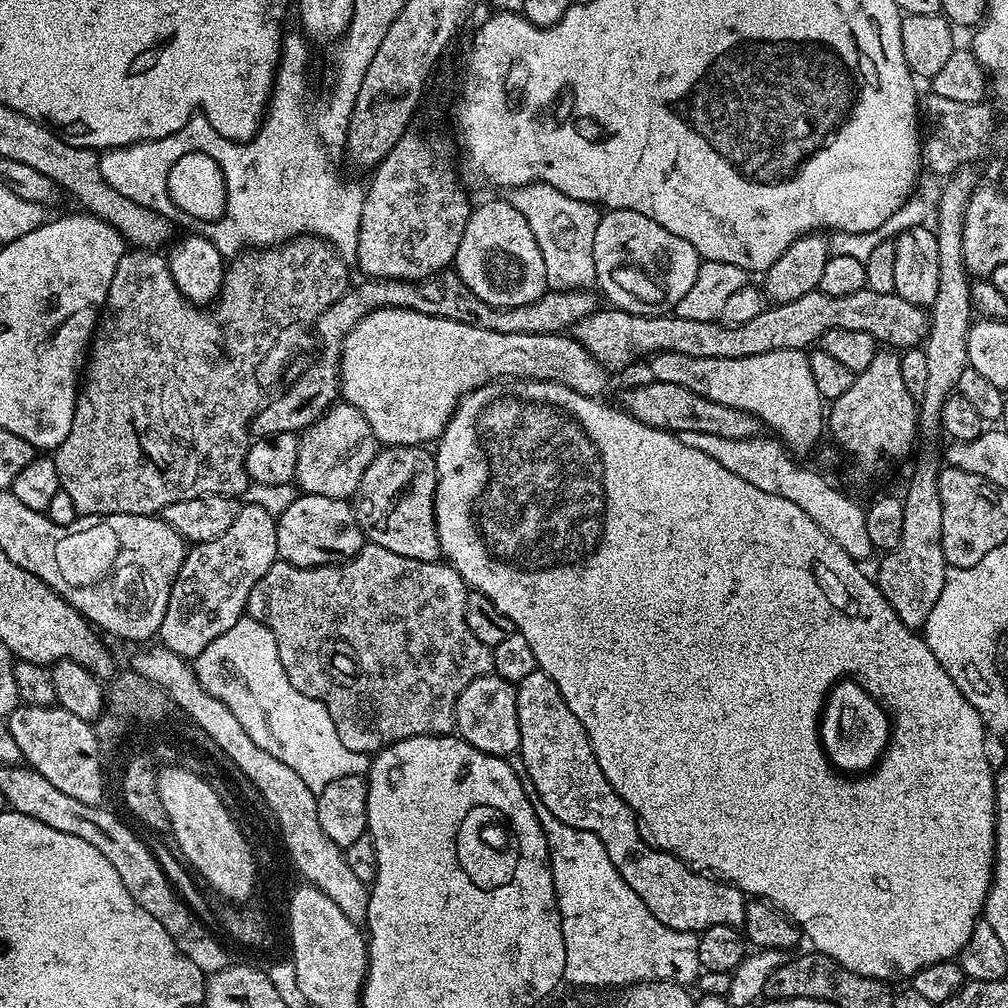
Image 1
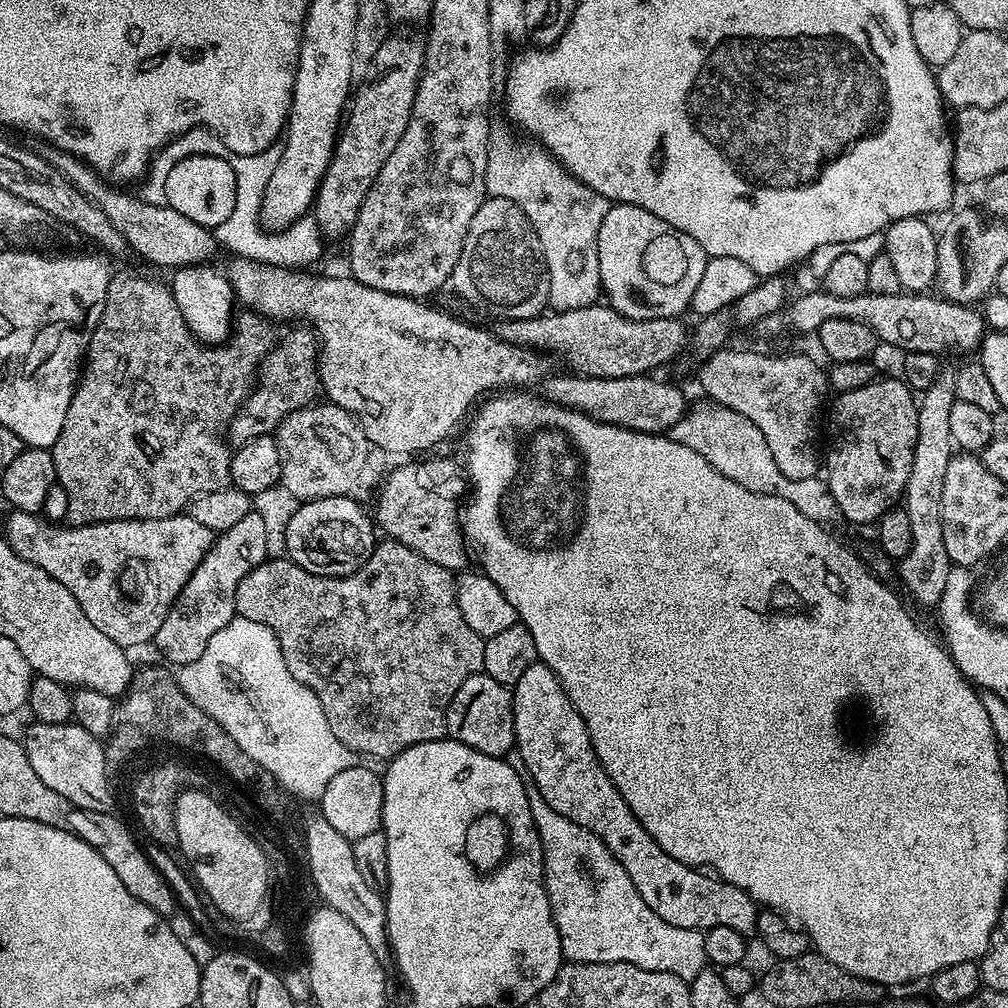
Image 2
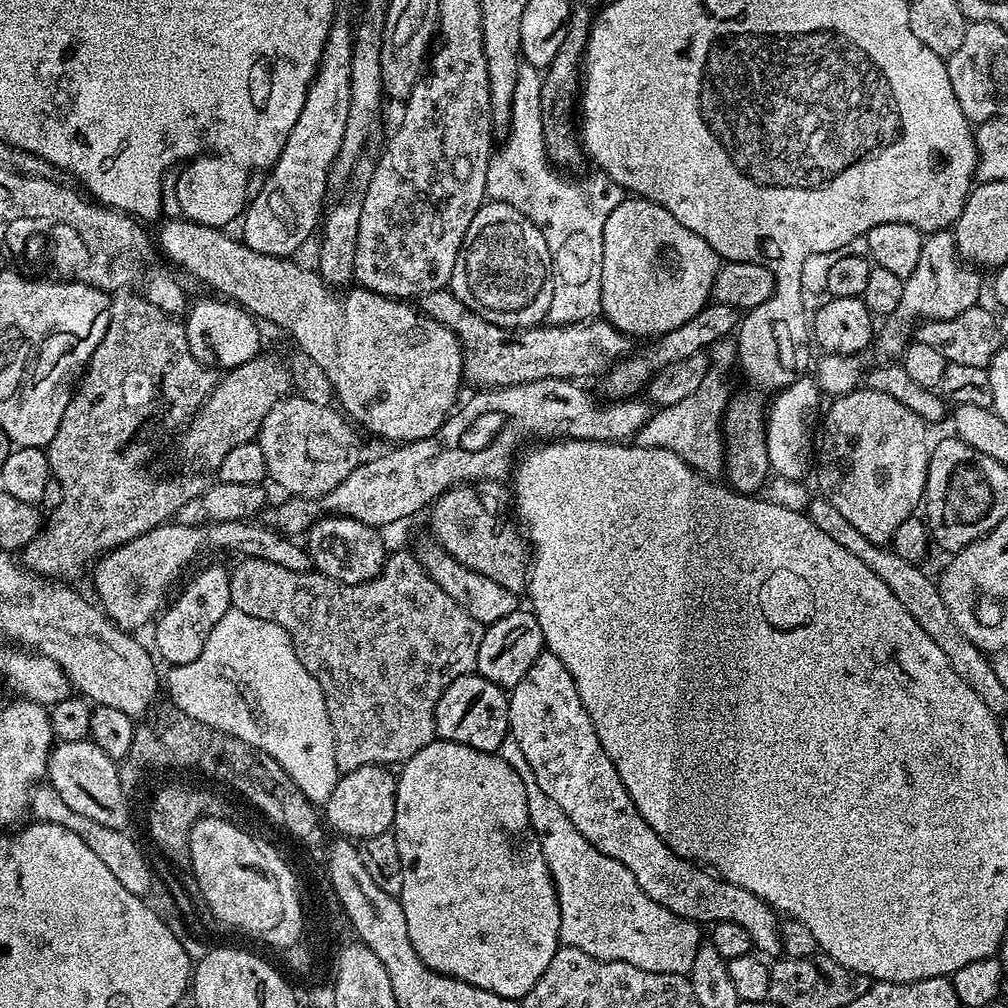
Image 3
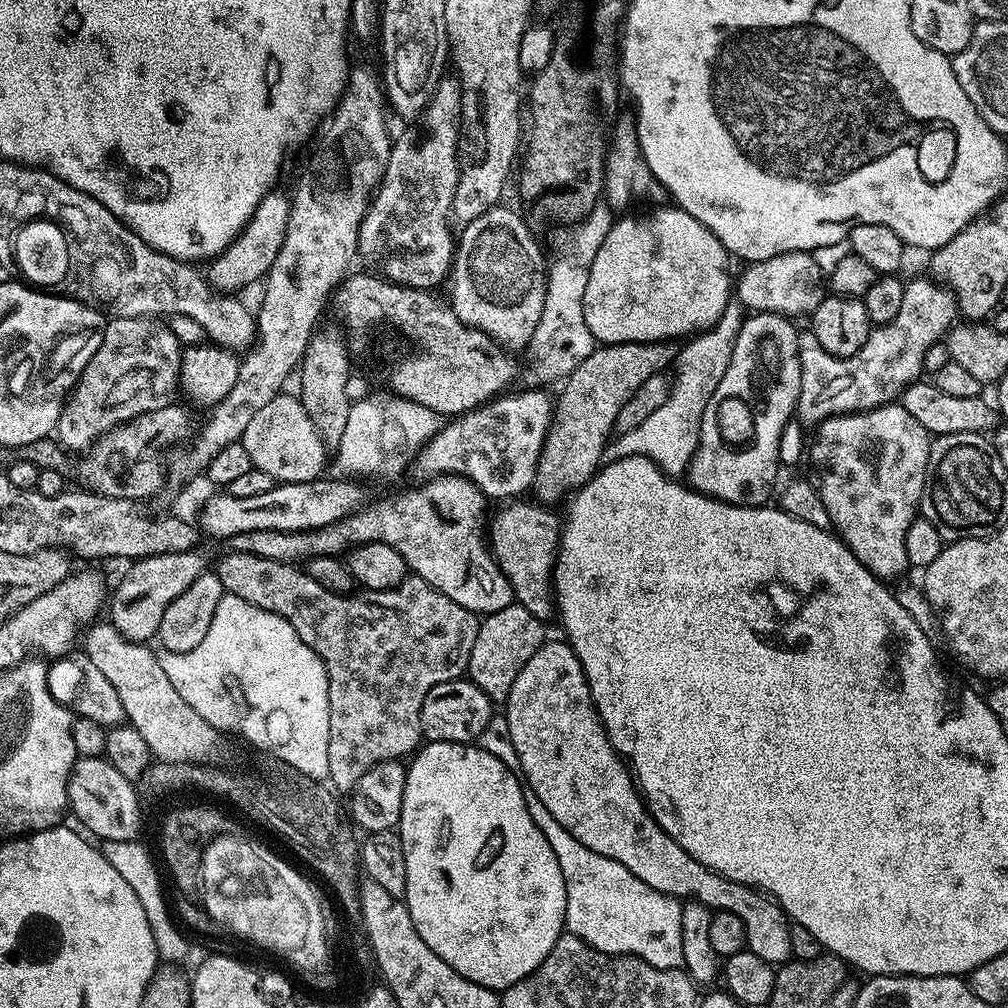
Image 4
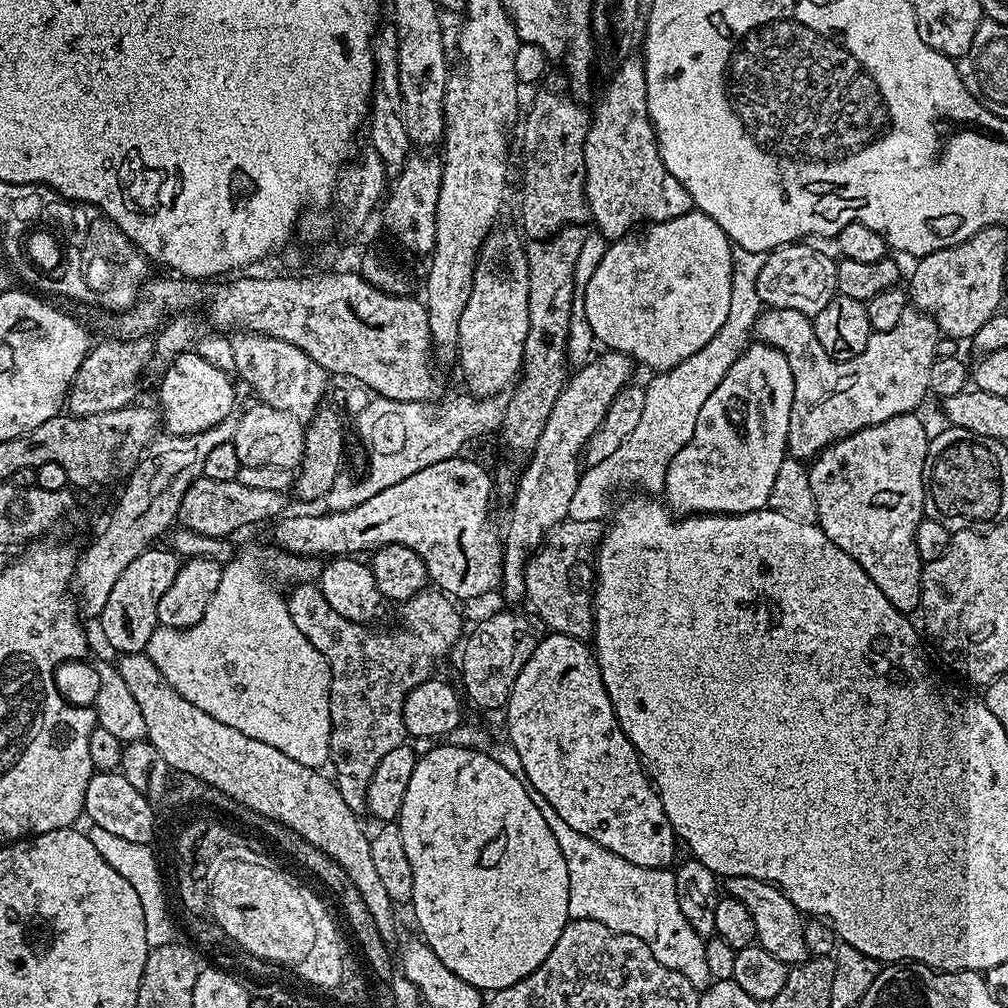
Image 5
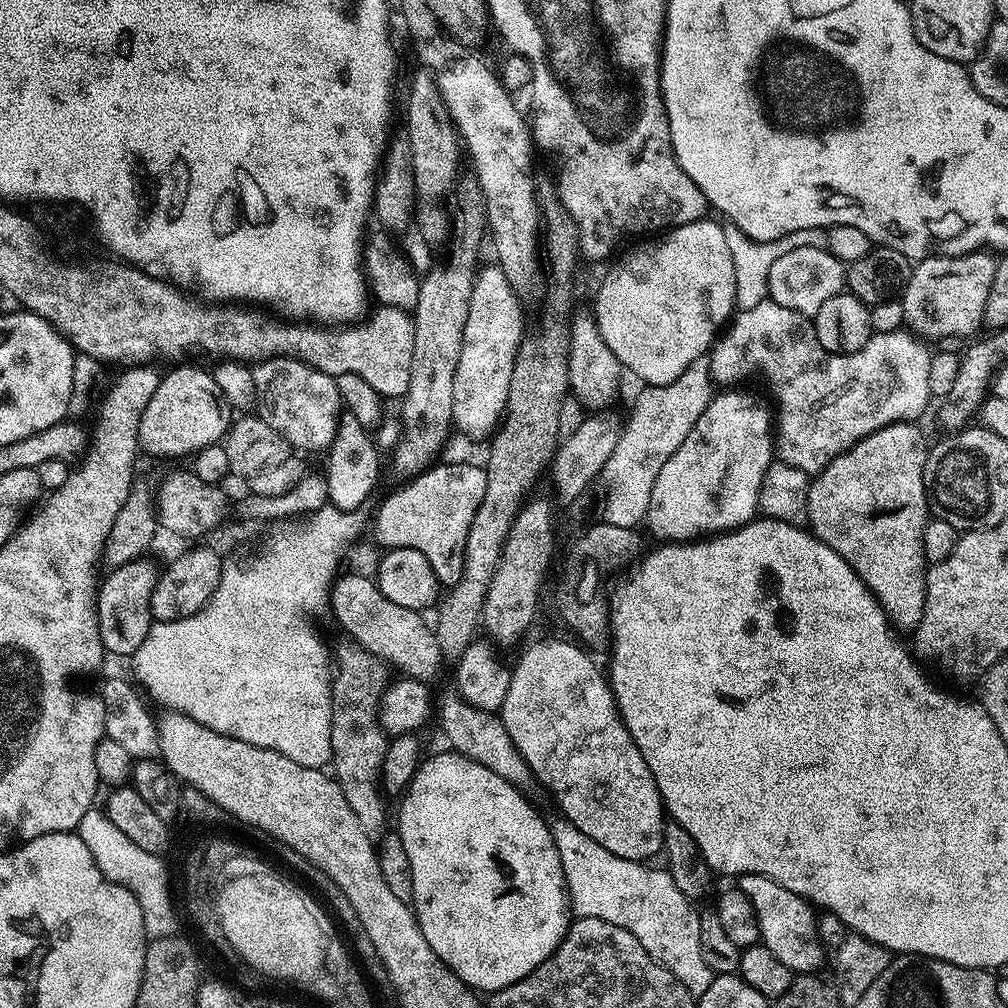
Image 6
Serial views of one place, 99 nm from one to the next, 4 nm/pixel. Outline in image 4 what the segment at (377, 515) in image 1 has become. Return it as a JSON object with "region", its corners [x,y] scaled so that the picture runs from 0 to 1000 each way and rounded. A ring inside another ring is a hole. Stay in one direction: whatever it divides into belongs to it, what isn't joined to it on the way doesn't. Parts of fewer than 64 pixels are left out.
{"region":[[[512,494],[493,503],[496,505],[493,506],[492,513],[489,516],[487,513],[483,521],[482,535],[492,561],[506,577],[511,598],[524,605],[530,613],[544,617],[550,611],[550,564],[558,516],[539,499],[523,500],[522,497],[520,494]]]}

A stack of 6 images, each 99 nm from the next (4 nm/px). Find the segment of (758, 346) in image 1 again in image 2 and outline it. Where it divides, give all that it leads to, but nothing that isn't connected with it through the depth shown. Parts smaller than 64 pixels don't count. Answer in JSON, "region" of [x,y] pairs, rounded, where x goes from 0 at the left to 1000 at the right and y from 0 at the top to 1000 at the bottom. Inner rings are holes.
{"region":[[[816,288],[802,290],[790,299],[786,298],[777,308],[756,315],[749,321],[748,329],[754,333],[774,333],[781,325],[787,325],[790,329],[810,331],[813,330],[815,319],[823,315],[855,319],[867,327],[874,342],[882,341],[885,345],[893,345],[894,350],[914,349],[928,353],[938,351],[937,349],[967,350],[978,332],[976,314],[967,305],[948,302],[929,292],[872,294],[861,290],[851,296],[827,296],[827,292]],[[592,300],[573,308],[549,309],[547,312],[537,312],[517,317],[497,316],[492,322],[487,322],[486,328],[489,333],[501,337],[503,341],[511,341],[513,345],[526,345],[537,351],[547,351],[549,354],[557,353],[558,356],[563,357],[564,363],[567,364],[564,366],[568,370],[593,375],[621,375],[650,370],[652,368],[650,365],[665,360],[670,353],[675,353],[678,349],[680,352],[685,341],[685,325],[684,322],[679,322],[679,319],[678,316],[669,313],[640,317],[621,315],[602,301]]]}

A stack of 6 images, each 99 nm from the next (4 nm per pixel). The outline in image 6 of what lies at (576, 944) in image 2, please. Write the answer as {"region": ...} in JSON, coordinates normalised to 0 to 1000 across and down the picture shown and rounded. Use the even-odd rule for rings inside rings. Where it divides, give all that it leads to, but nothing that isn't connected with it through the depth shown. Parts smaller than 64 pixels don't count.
{"region":[[[553,812],[547,814],[548,830],[552,832],[554,851],[558,851],[558,863],[563,880],[563,895],[566,904],[572,910],[597,911],[597,915],[609,915],[617,923],[625,923],[633,935],[644,944],[657,959],[663,960],[688,990],[693,990],[704,978],[708,961],[698,949],[698,940],[694,938],[694,909],[690,906],[688,895],[682,888],[669,883],[667,869],[658,860],[643,861],[642,856],[634,853],[618,853],[605,847],[589,831],[581,831],[564,813]]]}

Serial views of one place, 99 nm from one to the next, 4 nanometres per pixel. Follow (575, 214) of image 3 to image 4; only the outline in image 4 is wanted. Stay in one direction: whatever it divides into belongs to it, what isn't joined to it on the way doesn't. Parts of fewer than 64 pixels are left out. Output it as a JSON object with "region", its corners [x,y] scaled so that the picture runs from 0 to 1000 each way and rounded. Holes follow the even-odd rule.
{"region":[[[596,200],[588,204],[579,217],[561,221],[553,225],[556,227],[549,232],[546,261],[542,266],[542,300],[538,304],[538,315],[534,315],[534,323],[530,323],[530,331],[524,340],[528,358],[521,365],[519,362],[514,369],[515,380],[521,386],[536,387],[544,383],[540,381],[548,381],[551,377],[562,378],[566,369],[593,344],[589,331],[585,331],[585,323],[581,323],[581,279],[585,276],[585,264],[589,264],[589,256],[597,244],[597,236],[605,232],[608,221],[608,207]]]}

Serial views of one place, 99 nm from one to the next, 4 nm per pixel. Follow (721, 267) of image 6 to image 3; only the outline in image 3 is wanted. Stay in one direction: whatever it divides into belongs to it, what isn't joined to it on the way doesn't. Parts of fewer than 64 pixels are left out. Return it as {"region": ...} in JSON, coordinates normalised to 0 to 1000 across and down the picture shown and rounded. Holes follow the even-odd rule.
{"region":[[[621,196],[601,216],[601,228],[597,228],[597,300],[598,316],[617,327],[624,335],[641,333],[654,335],[663,328],[673,327],[688,315],[703,301],[710,272],[716,259],[705,244],[688,228],[681,228],[665,208],[647,198]]]}

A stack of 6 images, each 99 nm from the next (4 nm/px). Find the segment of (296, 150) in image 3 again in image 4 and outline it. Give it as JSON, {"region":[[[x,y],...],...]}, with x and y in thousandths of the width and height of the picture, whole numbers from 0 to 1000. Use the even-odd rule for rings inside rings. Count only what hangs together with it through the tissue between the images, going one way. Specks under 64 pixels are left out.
{"region":[[[271,188],[262,193],[256,200],[252,212],[246,217],[246,222],[234,233],[234,239],[205,263],[206,283],[214,290],[238,292],[245,282],[250,282],[253,278],[261,279],[280,247],[289,206],[289,197],[285,193],[282,195],[278,188]]]}

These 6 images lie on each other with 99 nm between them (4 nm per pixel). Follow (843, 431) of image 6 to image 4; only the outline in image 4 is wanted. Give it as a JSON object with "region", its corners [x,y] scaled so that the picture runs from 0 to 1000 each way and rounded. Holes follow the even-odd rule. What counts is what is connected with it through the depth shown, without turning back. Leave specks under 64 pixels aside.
{"region":[[[928,277],[901,278],[898,281],[898,294],[895,295],[895,304],[887,319],[879,319],[866,324],[865,330],[859,335],[855,347],[846,353],[824,353],[815,347],[812,335],[804,327],[793,330],[791,347],[795,357],[795,391],[791,397],[789,408],[795,422],[809,423],[820,417],[823,413],[835,413],[838,409],[858,409],[864,405],[874,405],[877,401],[886,400],[909,377],[914,376],[917,369],[917,355],[919,347],[927,339],[937,337],[940,326],[950,317],[948,294],[936,282]]]}

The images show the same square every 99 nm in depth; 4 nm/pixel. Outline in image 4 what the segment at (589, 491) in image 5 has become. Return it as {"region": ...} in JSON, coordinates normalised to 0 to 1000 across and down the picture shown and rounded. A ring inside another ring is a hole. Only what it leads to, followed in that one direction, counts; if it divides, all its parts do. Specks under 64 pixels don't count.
{"region":[[[723,300],[720,308],[716,308],[716,315],[712,315],[709,323],[693,330],[683,339],[685,341],[681,343],[679,341],[674,346],[674,352],[669,360],[671,377],[669,373],[661,399],[657,403],[653,403],[653,407],[649,407],[649,411],[645,411],[645,415],[641,415],[641,419],[637,419],[637,423],[633,423],[624,429],[616,429],[604,438],[599,443],[599,460],[616,456],[622,452],[640,452],[648,456],[662,472],[675,474],[682,469],[687,452],[693,441],[694,420],[696,419],[697,409],[700,407],[701,400],[704,399],[705,392],[708,391],[708,387],[711,386],[713,379],[716,377],[717,371],[720,370],[720,363],[723,362],[724,353],[727,350],[729,335],[731,335],[733,327],[736,326],[739,314],[739,307],[733,301]]]}

